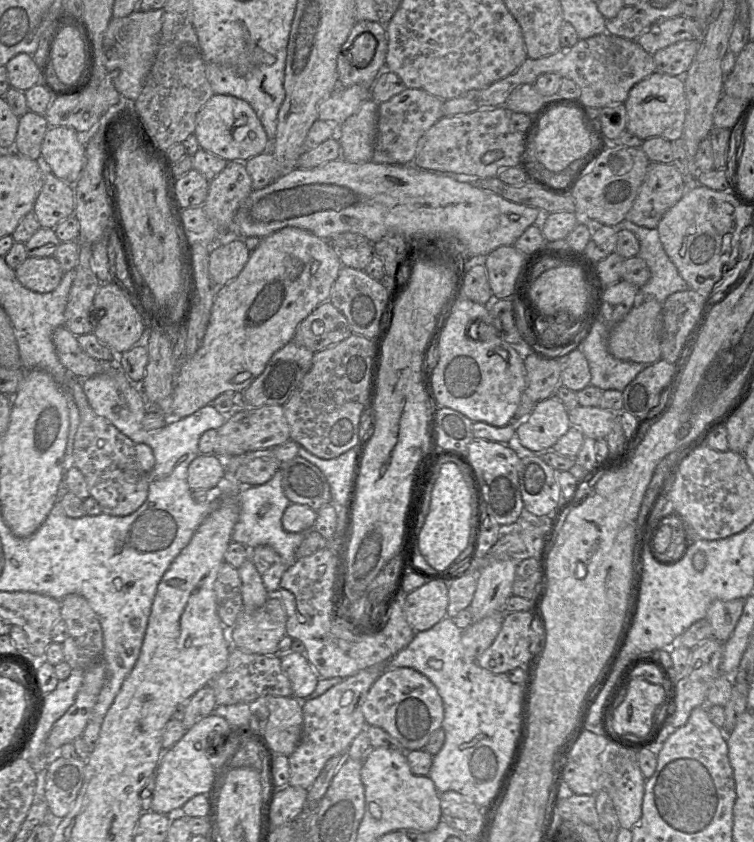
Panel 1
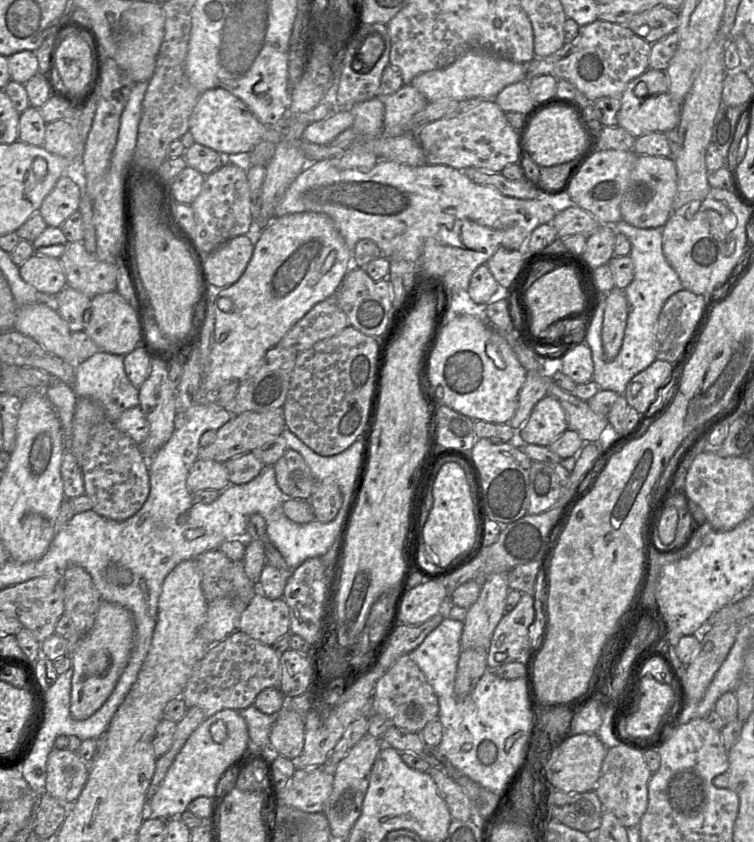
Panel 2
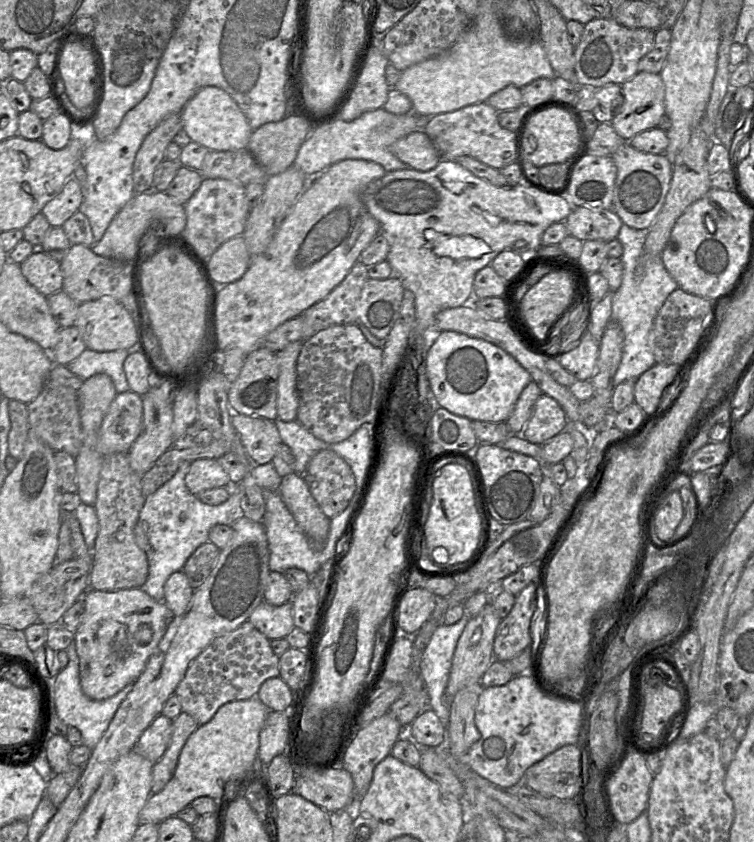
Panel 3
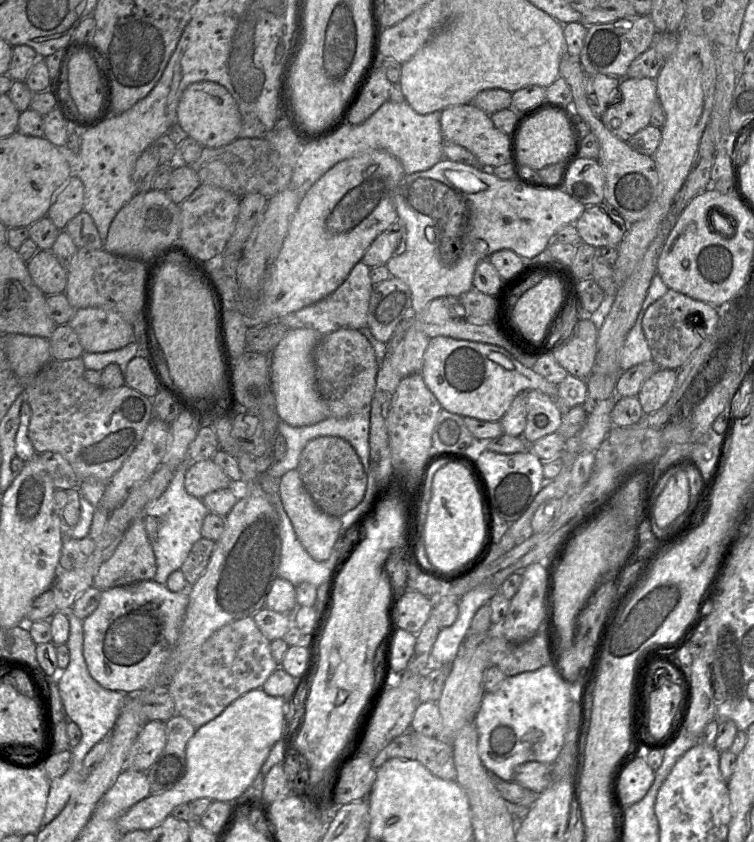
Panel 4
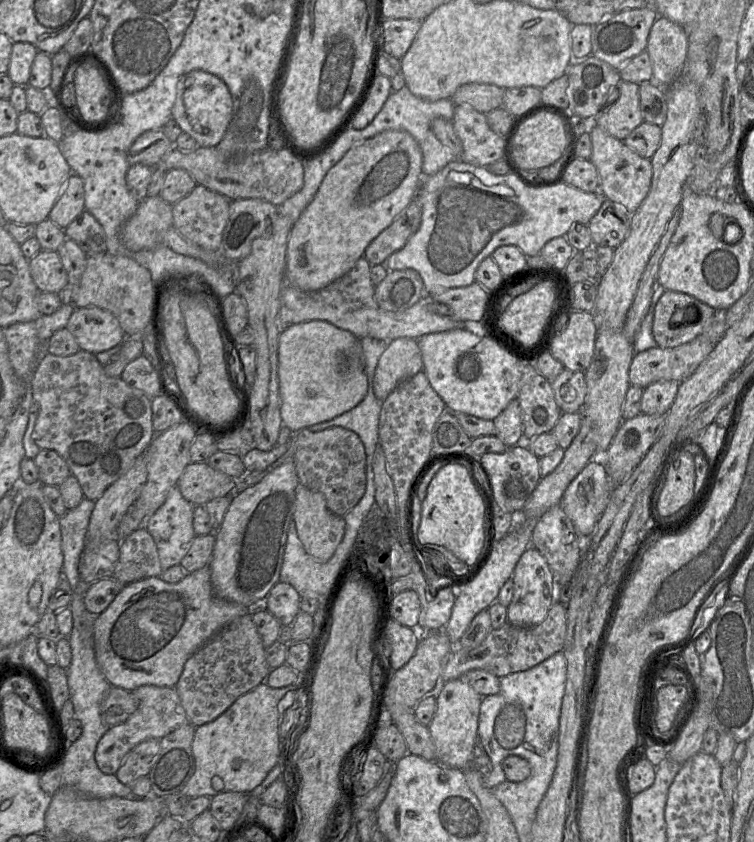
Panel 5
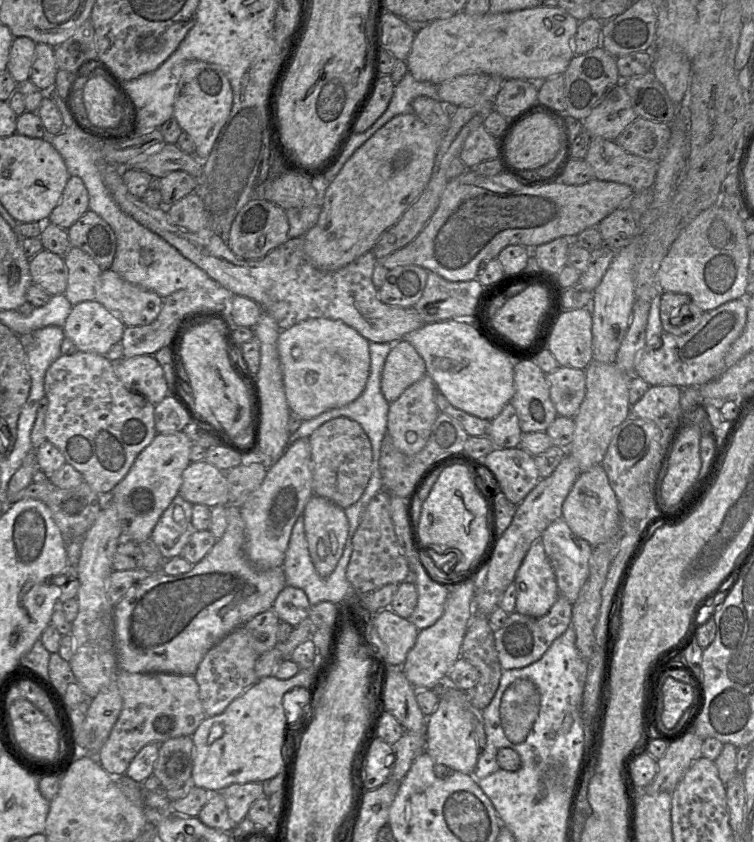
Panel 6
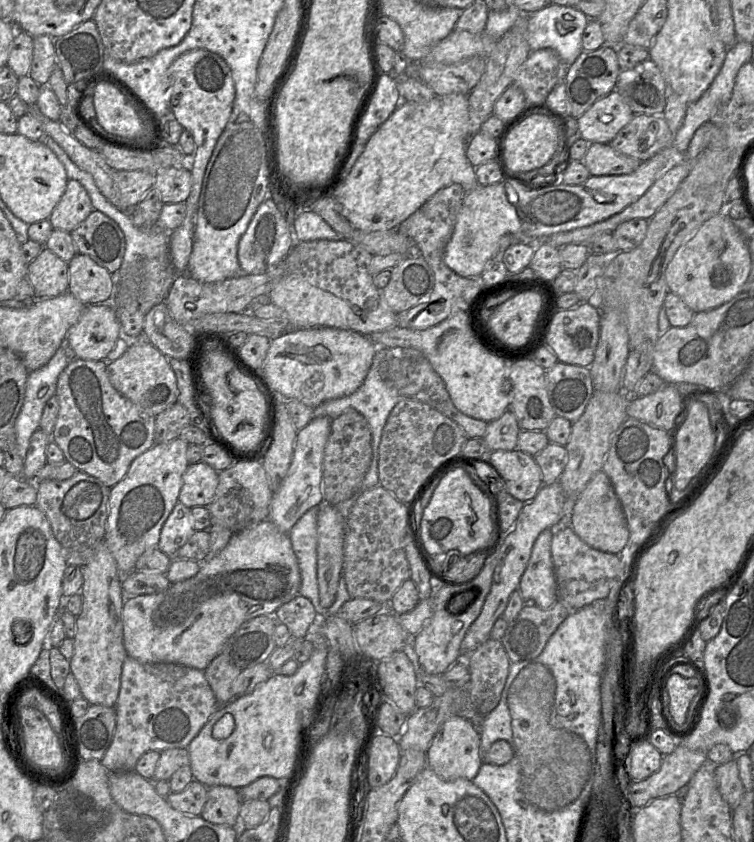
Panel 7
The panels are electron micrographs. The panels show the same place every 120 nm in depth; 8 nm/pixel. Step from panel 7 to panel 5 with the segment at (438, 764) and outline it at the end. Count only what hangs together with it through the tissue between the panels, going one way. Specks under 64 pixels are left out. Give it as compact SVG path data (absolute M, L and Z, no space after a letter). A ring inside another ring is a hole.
M460 678L441 684L436 691L436 712L428 727L441 764L466 770L472 767L472 754L478 741L478 722L482 696Z

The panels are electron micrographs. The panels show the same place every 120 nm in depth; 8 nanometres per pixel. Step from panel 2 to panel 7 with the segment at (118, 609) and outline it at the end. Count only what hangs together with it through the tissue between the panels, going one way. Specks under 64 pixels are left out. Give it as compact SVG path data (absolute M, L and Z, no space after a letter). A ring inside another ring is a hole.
M263 520L244 530L235 532L223 550L216 555L210 556L201 563L200 569L195 576L180 582L171 583L165 591L159 593L126 596L122 611L123 643L125 650L128 656L143 663L174 663L204 671L210 662L222 652L227 640L244 622L260 615L274 615L280 606L299 595L300 586L301 574L289 533L280 530L271 520Z

